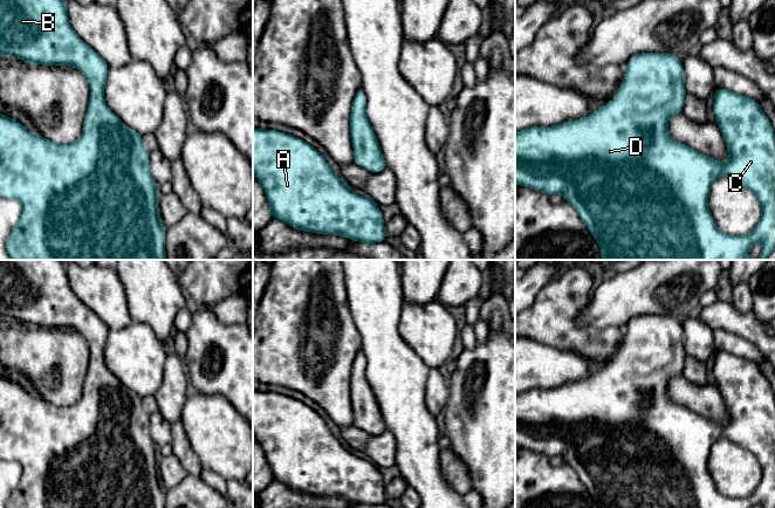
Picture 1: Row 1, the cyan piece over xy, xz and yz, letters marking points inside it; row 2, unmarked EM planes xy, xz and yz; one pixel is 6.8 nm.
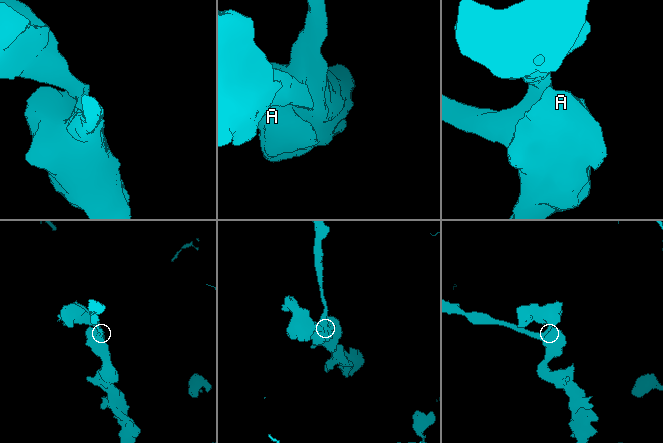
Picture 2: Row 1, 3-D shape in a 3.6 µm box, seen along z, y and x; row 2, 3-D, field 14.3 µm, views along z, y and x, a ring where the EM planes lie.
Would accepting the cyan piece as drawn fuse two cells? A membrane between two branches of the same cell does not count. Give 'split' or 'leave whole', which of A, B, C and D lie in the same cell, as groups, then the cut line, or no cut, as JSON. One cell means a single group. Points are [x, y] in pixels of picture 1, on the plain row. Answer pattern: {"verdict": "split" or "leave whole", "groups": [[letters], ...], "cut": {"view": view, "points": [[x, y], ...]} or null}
{"verdict": "leave whole", "groups": [["A", "B", "C", "D"]], "cut": null}

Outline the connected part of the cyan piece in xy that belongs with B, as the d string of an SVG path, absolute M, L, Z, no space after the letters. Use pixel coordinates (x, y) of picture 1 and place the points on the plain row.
M0 260L0 316L6 321L9 317L23 322L26 325L47 328L73 328L88 342L90 361L81 399L70 406L57 406L41 397L30 394L20 384L0 376L0 459L18 462L22 474L18 486L11 492L6 508L165 508L165 489L159 481L158 453L149 430L149 414L142 406L142 397L124 387L104 364L104 348L109 328L89 309L71 290L67 276L67 267L61 260Z

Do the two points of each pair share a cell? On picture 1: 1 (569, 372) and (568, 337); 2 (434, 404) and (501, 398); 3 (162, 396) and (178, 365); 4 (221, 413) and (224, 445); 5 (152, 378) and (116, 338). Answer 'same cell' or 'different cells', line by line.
1: different cells
2: different cells
3: same cell
4: same cell
5: same cell

